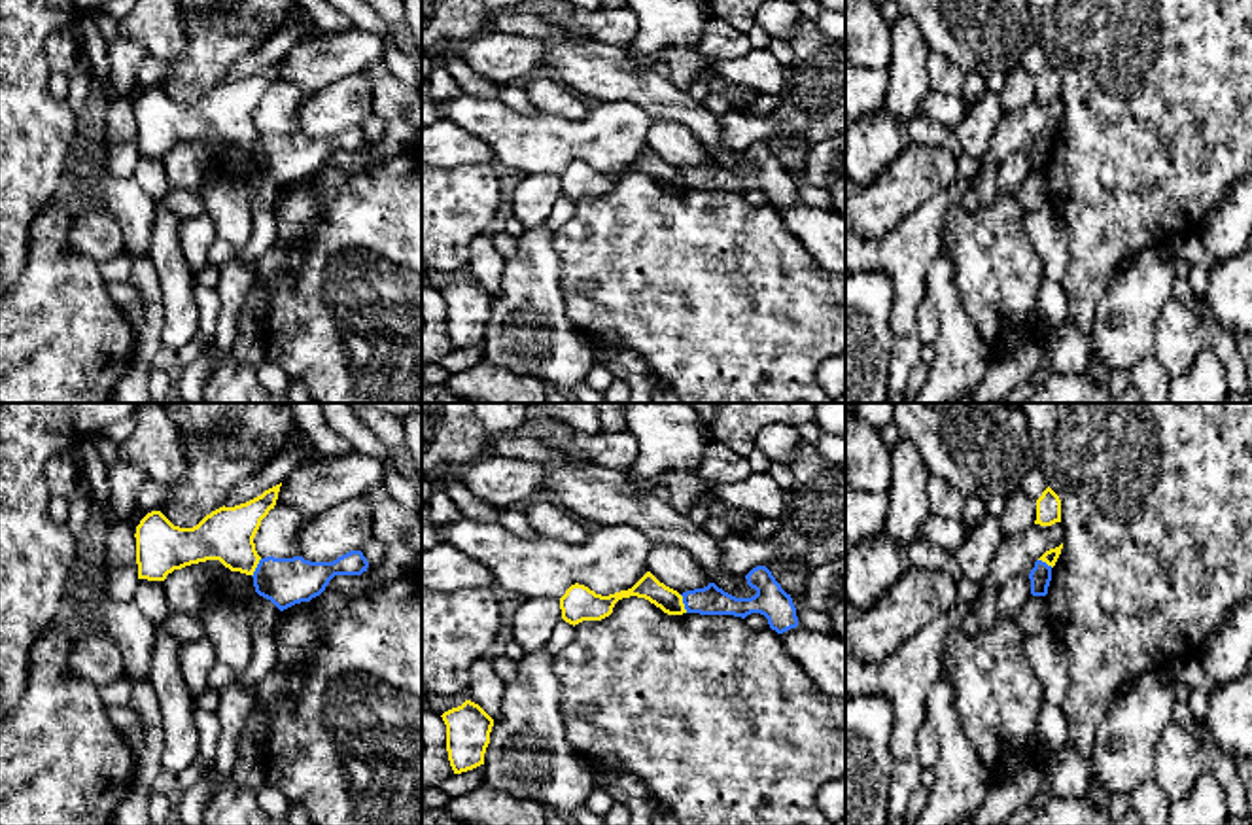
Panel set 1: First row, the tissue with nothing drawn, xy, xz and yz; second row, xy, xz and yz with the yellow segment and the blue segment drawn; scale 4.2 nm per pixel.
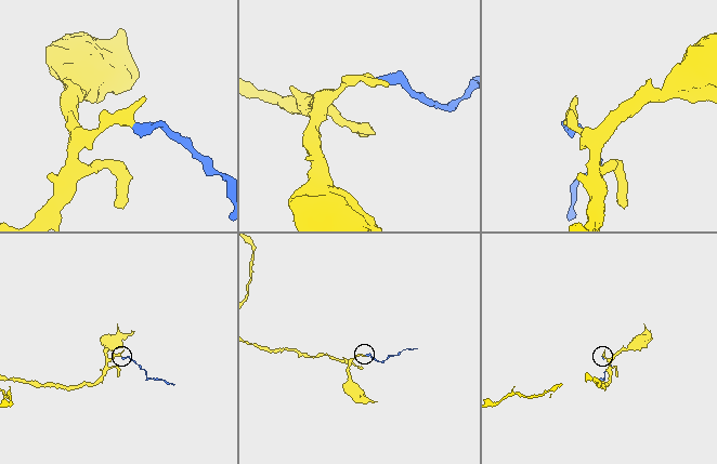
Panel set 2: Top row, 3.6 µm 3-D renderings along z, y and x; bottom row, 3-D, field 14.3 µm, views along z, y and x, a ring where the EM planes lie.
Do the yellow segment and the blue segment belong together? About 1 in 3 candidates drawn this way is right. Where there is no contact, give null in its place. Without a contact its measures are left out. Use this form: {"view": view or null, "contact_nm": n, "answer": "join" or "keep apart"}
{"view": "xz", "contact_nm": 90, "answer": "keep apart"}

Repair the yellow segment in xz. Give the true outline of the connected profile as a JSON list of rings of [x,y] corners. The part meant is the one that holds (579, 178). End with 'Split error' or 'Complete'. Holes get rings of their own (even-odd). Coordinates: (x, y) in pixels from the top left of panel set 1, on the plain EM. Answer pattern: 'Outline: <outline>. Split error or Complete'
Outline: [[[647,148],[632,165],[609,172],[579,159],[571,161],[560,174],[562,195],[573,202],[583,197],[601,197],[613,189],[618,176],[630,172],[645,174],[668,191],[687,189],[683,172]]]. Complete

